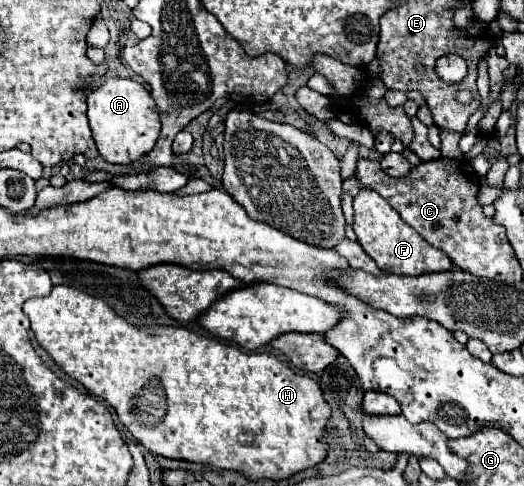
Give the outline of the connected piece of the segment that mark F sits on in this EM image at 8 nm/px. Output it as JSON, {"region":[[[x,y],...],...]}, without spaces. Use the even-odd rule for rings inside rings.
{"region":[[[362,188],[354,196],[354,224],[352,224],[358,244],[364,252],[378,264],[384,272],[394,272],[400,276],[420,276],[430,272],[446,272],[452,268],[450,258],[438,248],[430,246],[410,224],[406,224],[400,214],[372,188]]]}

